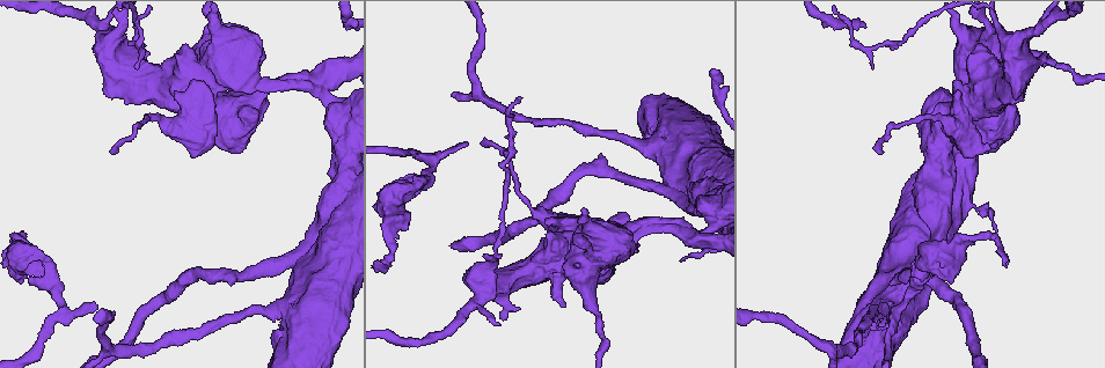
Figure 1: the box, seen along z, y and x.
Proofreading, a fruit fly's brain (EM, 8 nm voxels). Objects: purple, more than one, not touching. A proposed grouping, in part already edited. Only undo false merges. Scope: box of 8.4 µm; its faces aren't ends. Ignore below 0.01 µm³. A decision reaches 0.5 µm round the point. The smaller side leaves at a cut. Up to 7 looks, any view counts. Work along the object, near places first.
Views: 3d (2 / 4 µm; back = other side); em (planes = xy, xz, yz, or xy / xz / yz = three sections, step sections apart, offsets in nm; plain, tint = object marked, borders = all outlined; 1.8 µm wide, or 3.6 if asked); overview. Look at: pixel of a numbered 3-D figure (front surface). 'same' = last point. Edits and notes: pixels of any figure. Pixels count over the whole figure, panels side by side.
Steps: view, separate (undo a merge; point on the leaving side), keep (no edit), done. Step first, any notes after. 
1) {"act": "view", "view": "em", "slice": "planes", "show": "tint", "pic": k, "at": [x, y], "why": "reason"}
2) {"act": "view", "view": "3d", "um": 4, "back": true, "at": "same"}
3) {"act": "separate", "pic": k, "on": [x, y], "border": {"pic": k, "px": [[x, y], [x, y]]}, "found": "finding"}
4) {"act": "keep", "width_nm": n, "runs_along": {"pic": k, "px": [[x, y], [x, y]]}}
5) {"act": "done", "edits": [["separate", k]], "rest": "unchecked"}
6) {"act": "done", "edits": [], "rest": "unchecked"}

{"act": "view", "view": "3d", "um": 2, "pic": 1, "at": [432, 159], "why": "a fork"}

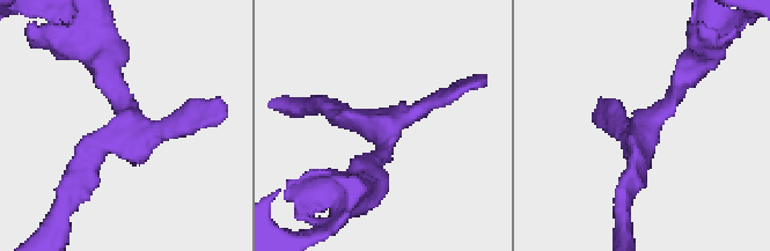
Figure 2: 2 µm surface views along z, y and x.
{"act": "view", "view": "em", "slice": "yz", "step": 16, "show": "tint", "pic": 2, "at": [643, 126], "why": "now the EM"}

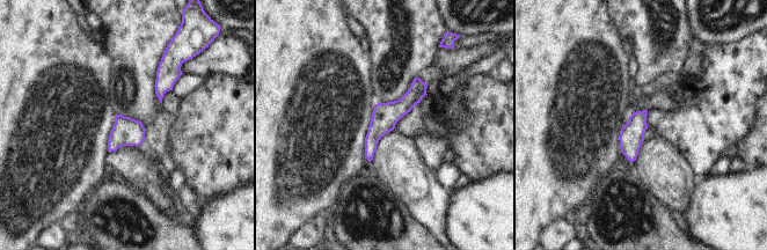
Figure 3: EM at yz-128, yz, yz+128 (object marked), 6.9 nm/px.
{"act": "view", "view": "em", "slice": "planes", "show": "borders", "at": "same"}

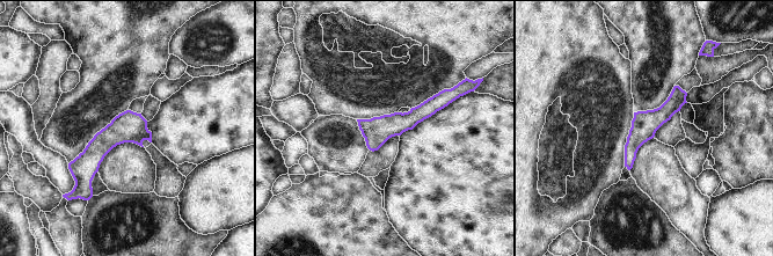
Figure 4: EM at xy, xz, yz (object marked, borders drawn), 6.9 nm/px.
{"act": "keep", "runs_along": {"pic": 4, "px": [[444, 94], [370, 145]]}, "found": "continuous, no second neuron"}

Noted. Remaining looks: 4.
{"act": "view", "view": "3d", "um": 4, "pic": 1, "at": [993, 239], "why": "abrupt turn"}

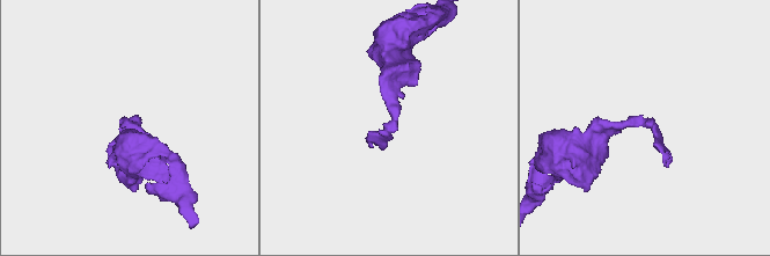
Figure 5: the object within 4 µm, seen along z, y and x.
{"act": "view", "view": "em", "slice": "xz", "step": 16, "show": "tint", "pic": 5, "at": [651, 124], "why": "need the tissue"}

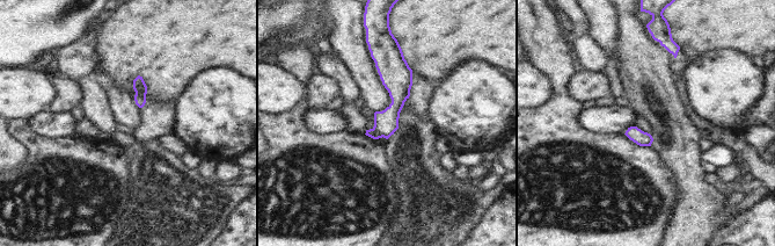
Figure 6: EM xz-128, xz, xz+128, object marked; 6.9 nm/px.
{"act": "keep", "runs_along": {"pic": 6, "px": [[381, 55], [396, 106], [375, 136]]}, "found": "continuous, no second neuron"}

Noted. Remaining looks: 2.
{"act": "view", "view": "em", "um": 3.6, "slice": "planes", "show": "tint", "pic": 1, "at": [510, 129], "why": "sharp bend"}

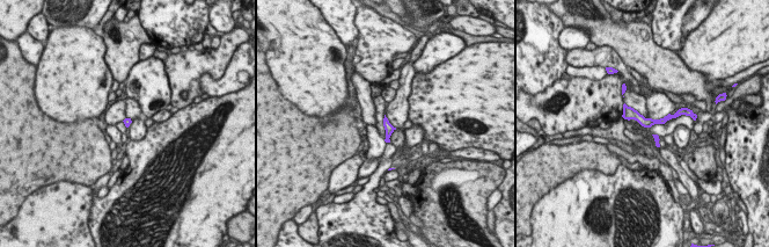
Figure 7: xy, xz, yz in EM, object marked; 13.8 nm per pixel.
{"act": "keep", "found": "continuous, no second neuron"}

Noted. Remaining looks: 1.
{"act": "done", "edits": [], "rest": "unchecked"}

